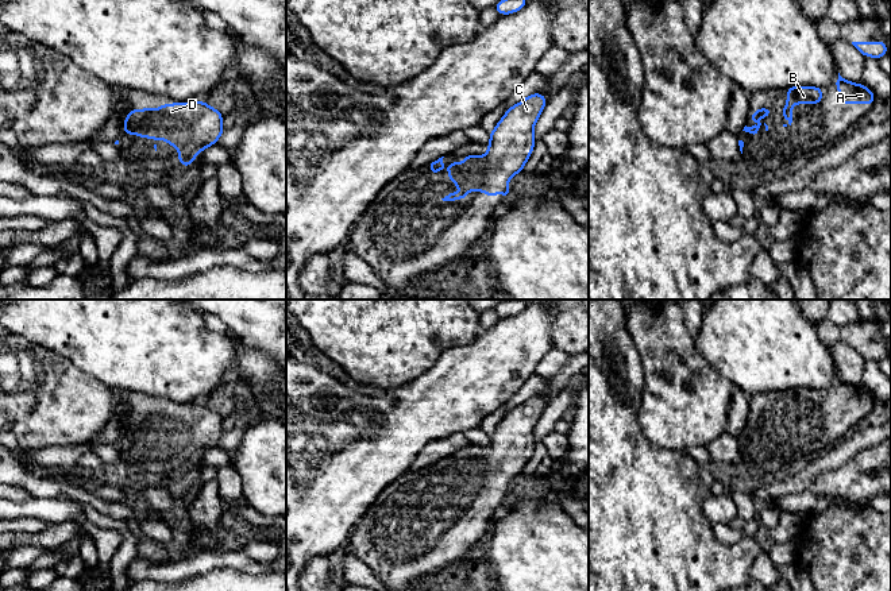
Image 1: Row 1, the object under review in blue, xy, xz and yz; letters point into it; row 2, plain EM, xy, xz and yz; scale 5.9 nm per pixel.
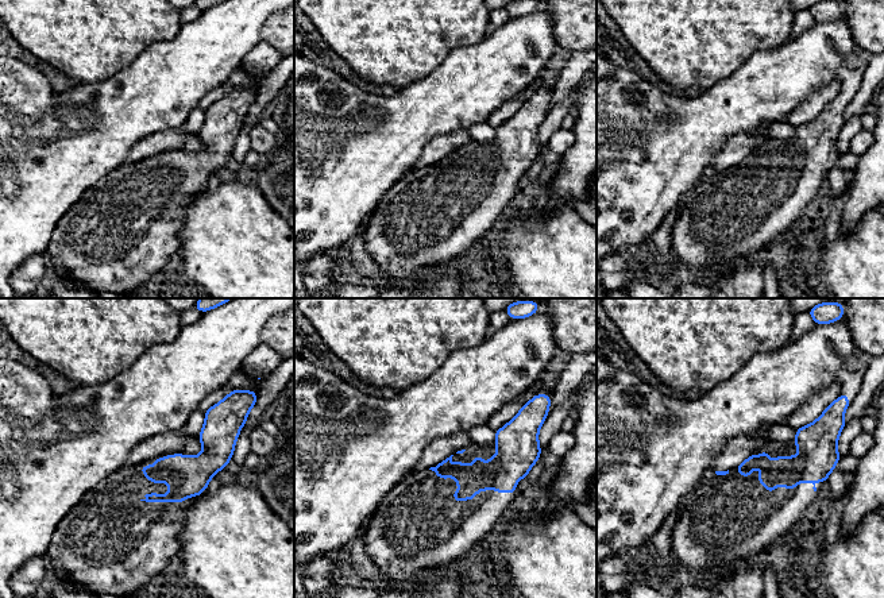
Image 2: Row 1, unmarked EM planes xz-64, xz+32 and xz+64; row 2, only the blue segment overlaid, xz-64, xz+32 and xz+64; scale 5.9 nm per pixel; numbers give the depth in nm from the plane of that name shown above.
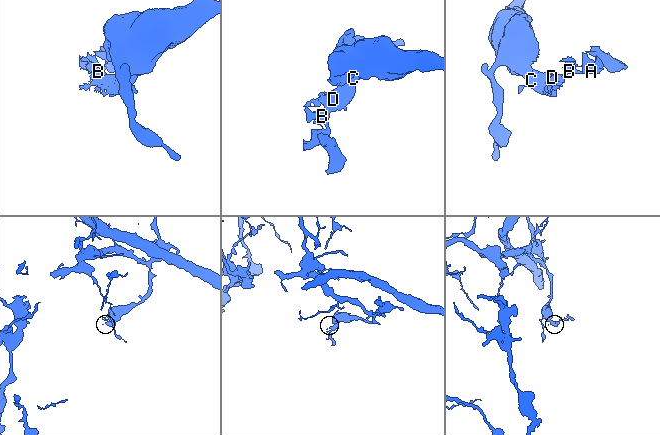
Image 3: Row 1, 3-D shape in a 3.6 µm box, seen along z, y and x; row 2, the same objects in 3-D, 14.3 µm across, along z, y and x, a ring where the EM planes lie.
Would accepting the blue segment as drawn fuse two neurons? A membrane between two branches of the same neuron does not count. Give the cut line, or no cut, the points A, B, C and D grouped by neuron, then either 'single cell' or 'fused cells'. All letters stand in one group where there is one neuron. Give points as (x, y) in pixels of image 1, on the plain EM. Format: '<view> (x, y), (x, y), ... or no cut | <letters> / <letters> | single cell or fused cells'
no cut | A B C D | single cell

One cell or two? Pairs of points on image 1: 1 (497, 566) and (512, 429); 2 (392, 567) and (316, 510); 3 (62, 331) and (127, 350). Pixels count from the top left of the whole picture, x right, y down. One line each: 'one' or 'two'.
1: two
2: two
3: one

